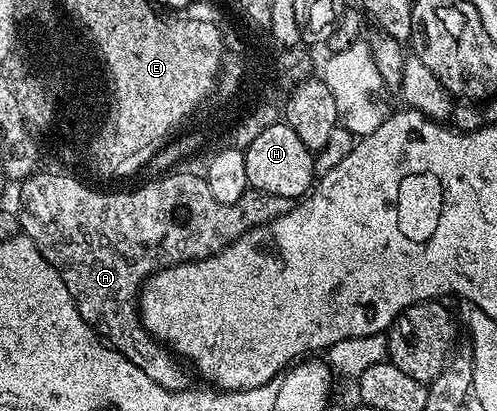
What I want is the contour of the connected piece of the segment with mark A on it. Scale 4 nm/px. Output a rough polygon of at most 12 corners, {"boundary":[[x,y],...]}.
{"boundary":[[21,183],[21,233],[80,316],[165,390],[187,367],[142,326],[157,270],[218,253],[295,199]]}

